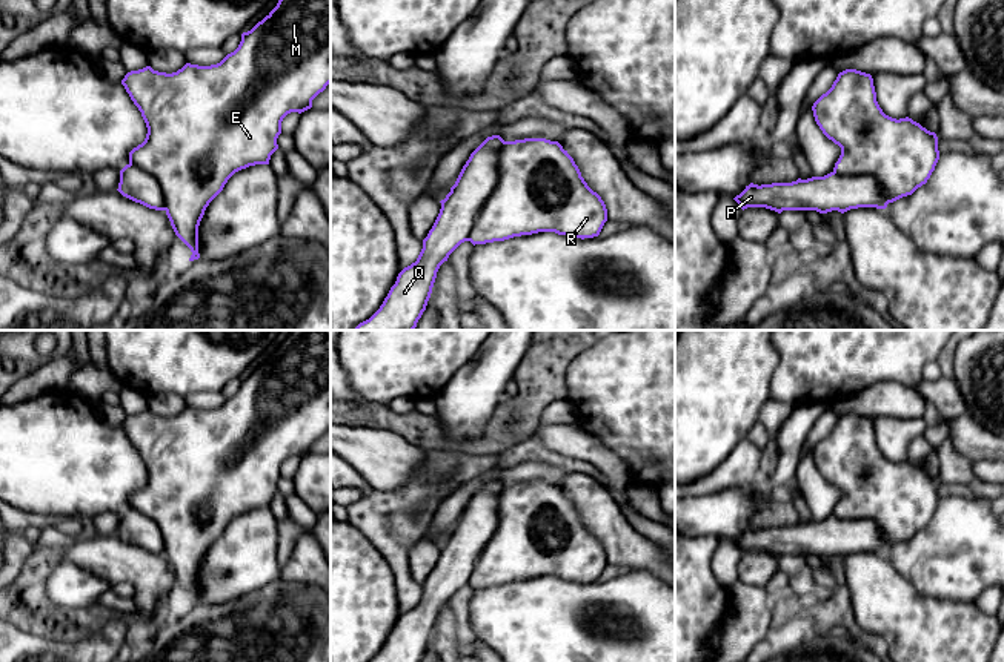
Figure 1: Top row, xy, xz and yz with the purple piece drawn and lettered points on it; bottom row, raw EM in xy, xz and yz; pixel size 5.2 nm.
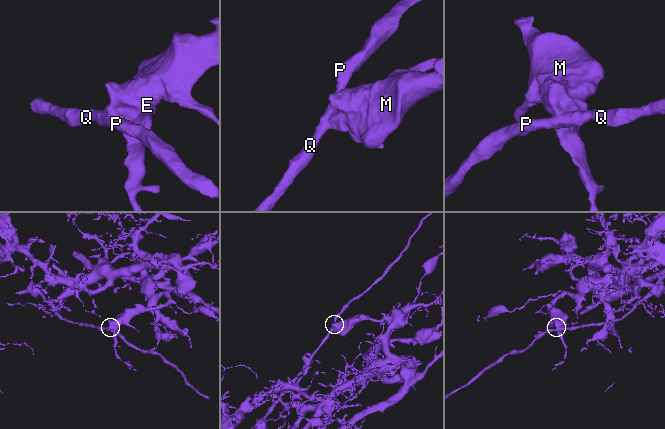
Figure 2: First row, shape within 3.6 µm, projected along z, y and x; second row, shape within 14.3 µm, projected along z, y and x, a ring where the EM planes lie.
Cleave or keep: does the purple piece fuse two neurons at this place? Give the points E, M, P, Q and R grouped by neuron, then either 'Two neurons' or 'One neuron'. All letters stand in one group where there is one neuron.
Groups: E M R / P Q. Two neurons

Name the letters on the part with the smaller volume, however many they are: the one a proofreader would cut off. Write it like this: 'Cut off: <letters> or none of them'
Cut off: P, Q

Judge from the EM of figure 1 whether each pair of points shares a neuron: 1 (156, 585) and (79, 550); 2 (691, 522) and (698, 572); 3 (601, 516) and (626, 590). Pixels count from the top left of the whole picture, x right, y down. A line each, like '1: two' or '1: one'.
1: one
2: two
3: two

